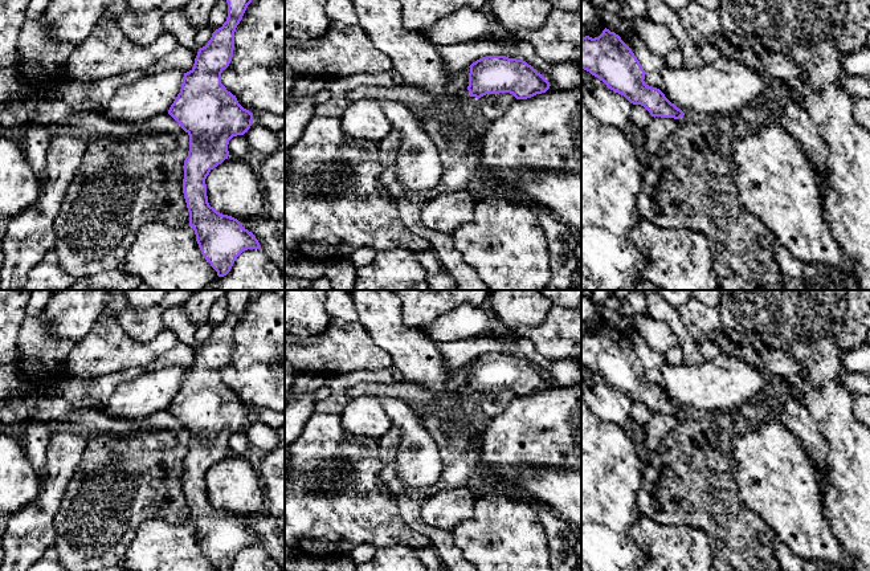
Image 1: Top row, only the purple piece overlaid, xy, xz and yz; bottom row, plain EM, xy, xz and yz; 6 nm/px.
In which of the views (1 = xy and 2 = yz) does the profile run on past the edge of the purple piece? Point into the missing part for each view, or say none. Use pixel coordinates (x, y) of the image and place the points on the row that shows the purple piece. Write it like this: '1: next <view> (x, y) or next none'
1: next none
2: next none

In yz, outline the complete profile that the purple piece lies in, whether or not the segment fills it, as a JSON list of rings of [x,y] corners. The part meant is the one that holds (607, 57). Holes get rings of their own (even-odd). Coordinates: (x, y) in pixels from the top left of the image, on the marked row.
[[[606,28],[599,37],[581,38],[581,69],[630,103],[644,106],[654,118],[679,119],[685,115],[659,89],[645,83],[646,72],[632,49]]]

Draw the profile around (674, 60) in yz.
[[[679,49],[673,50],[665,57],[665,65],[666,68],[673,68],[673,69],[683,66],[683,57]]]

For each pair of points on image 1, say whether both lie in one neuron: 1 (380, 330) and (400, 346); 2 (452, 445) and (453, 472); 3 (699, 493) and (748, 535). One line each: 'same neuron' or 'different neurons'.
1: same neuron
2: same neuron
3: same neuron

